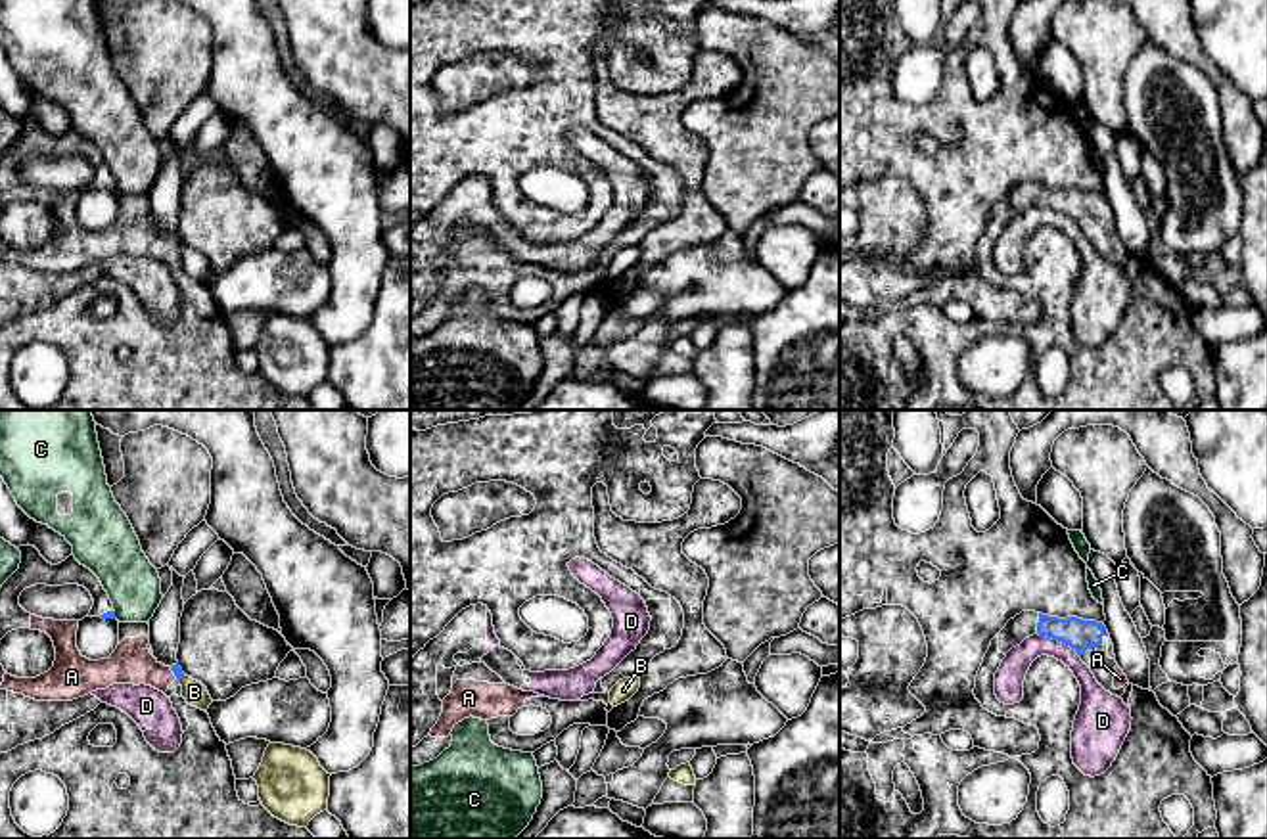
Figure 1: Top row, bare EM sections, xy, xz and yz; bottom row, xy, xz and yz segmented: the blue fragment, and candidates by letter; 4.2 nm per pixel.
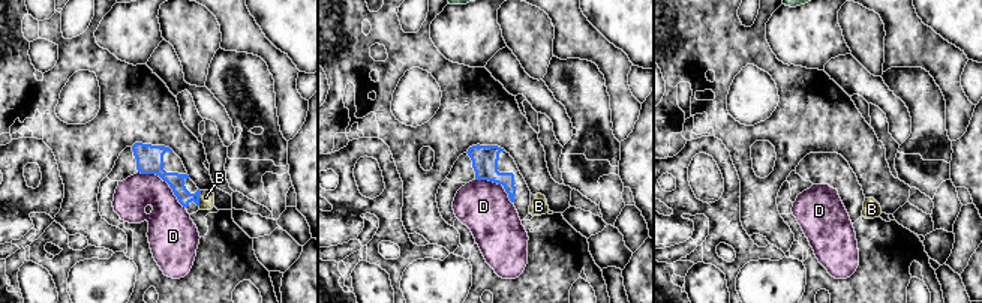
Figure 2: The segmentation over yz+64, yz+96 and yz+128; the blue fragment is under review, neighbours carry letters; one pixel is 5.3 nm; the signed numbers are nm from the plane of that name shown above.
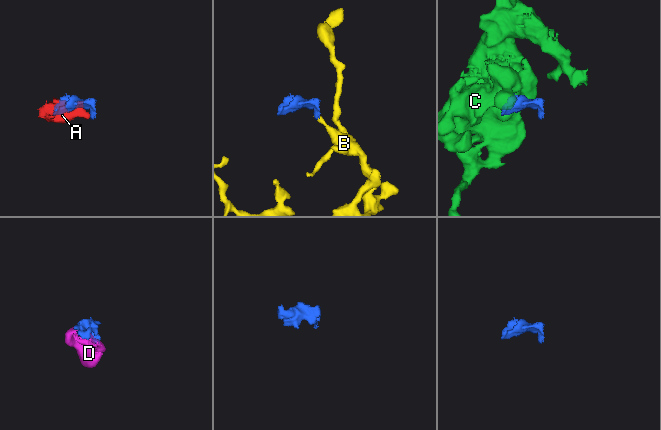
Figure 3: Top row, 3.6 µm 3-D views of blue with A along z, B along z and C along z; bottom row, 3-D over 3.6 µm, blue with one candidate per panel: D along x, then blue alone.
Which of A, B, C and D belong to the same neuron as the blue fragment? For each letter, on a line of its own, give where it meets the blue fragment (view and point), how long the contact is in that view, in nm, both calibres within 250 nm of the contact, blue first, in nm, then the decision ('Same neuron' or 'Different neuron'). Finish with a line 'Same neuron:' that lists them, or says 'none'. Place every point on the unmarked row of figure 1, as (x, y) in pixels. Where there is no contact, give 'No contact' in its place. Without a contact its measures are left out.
A: Touches blue at xy (173, 242). Shared border 70 nm. Thickness 40 nm (blue) against 180 nm. Same neuron
B: Touches blue at xy (181, 248). Shared border 40 nm. Thickness 40 nm (blue) against 100 nm. Different neuron
C: Touches blue at xy (114, 184). Shared border 40 nm. Thickness 30 nm (blue) against 240 nm. Different neuron
D: Touches blue at yz (1059, 211). Shared border 220 nm. Thickness 130 nm (blue) against 120 nm. Different neuron
Same neuron: A

